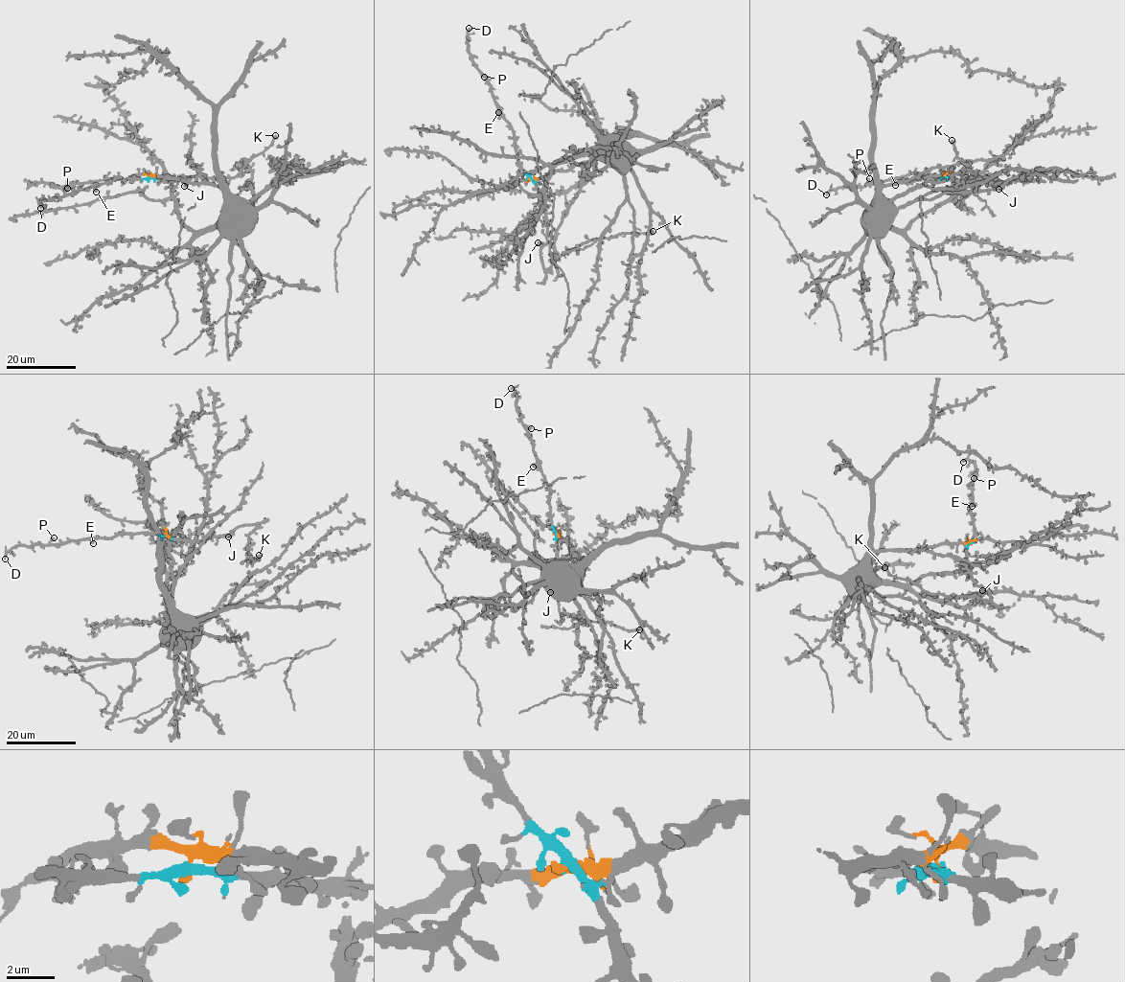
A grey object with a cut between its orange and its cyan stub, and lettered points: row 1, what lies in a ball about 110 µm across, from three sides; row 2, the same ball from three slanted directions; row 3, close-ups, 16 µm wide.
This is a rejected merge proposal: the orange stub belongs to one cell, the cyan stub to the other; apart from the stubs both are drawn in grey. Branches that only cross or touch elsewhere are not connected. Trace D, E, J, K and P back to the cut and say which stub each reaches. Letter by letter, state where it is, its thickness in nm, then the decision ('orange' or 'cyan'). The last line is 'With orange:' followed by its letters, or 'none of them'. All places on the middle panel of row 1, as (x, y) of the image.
D: place (469, 28); calibre 110 nm; cyan
E: place (498, 112); calibre 480 nm; cyan
J: place (538, 242); calibre 550 nm; cyan
K: place (653, 231); calibre 500 nm; cyan
P: place (484, 77); calibre 480 nm; cyan
With orange: none of them

